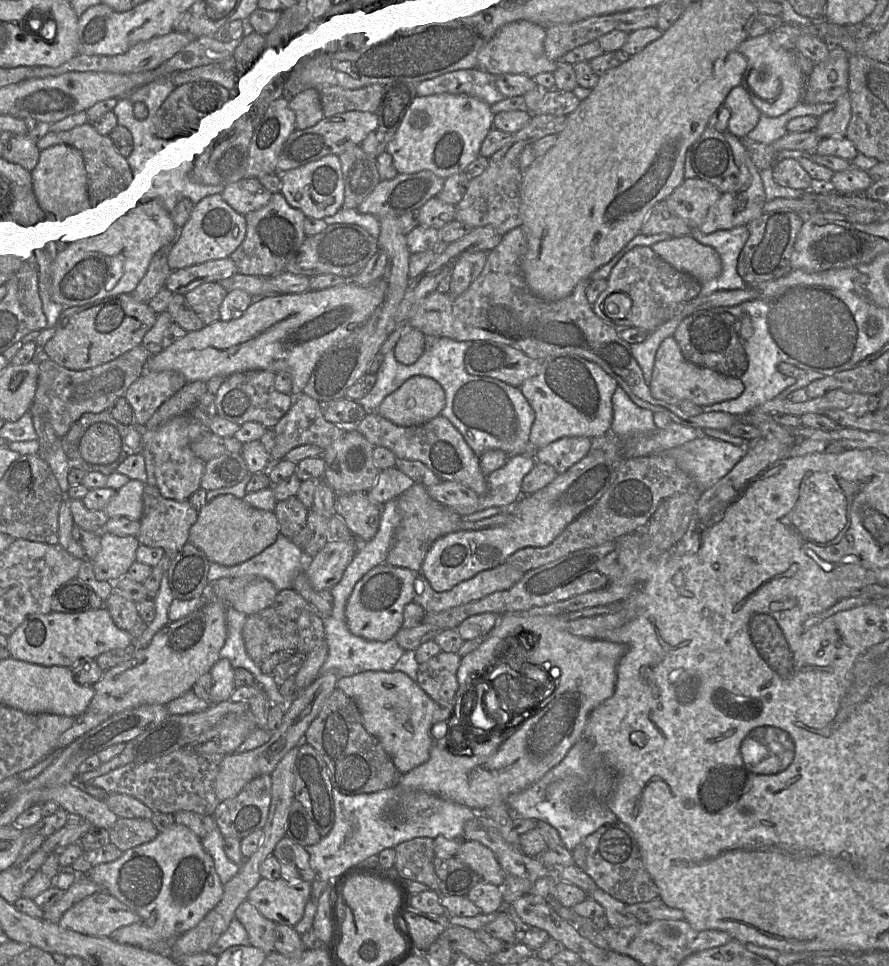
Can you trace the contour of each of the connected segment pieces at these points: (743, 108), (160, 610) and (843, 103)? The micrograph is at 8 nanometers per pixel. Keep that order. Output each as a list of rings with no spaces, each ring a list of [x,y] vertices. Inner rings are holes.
[[[734,87],[727,95],[723,105],[730,111],[728,131],[744,139],[758,124],[760,111],[752,103],[748,92],[742,87]]]
[[[165,573],[161,580],[159,590],[153,600],[155,605],[155,618],[146,626],[143,634],[137,640],[133,641],[137,650],[147,647],[154,635],[170,622],[168,619],[168,611],[174,598]]]
[[[848,95],[841,96],[831,110],[818,118],[814,129],[820,139],[846,137],[846,130],[851,119],[851,105]]]

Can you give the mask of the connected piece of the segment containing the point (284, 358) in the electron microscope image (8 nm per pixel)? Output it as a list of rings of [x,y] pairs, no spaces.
[[[381,278],[367,287],[359,286],[350,280],[345,284],[321,290],[254,298],[238,318],[229,321],[219,319],[204,324],[198,330],[186,332],[182,338],[164,347],[159,353],[151,355],[145,364],[145,371],[173,371],[183,375],[187,382],[205,383],[215,376],[226,378],[234,373],[249,370],[265,370],[274,374],[288,372],[302,393],[319,359],[372,315],[383,302],[386,290],[387,283]]]

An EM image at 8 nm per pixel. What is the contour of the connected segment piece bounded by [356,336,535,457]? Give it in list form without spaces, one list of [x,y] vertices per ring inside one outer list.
[[[426,336],[426,346],[421,357],[412,365],[399,362],[394,351],[384,355],[374,387],[356,400],[368,412],[377,410],[389,394],[413,376],[427,376],[436,380],[444,389],[446,404],[441,415],[446,417],[462,434],[471,449],[481,456],[487,450],[502,450],[510,457],[534,454],[530,432],[535,412],[519,387],[487,376],[469,374],[464,357],[472,341],[457,341],[446,337]]]

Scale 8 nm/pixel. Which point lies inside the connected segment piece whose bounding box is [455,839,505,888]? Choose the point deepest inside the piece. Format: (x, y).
(481, 859)

